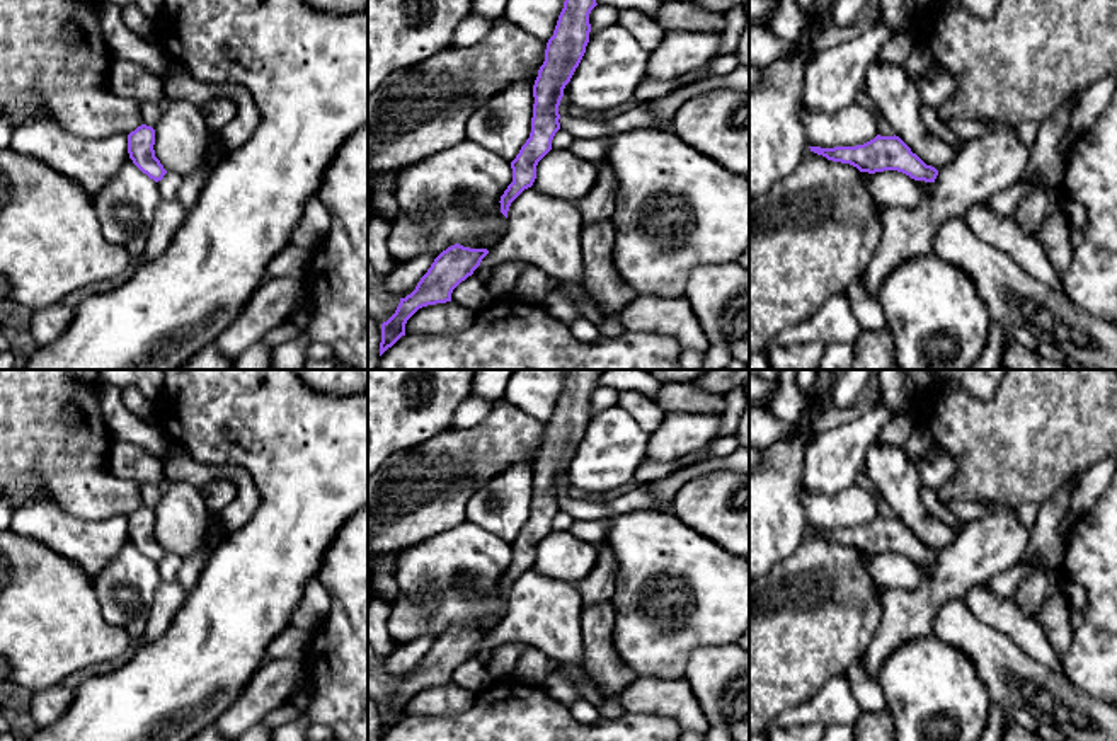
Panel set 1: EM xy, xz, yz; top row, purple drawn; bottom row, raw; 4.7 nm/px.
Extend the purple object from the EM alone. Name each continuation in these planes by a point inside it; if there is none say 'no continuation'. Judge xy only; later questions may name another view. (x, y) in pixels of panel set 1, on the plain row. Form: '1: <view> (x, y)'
no continuation

